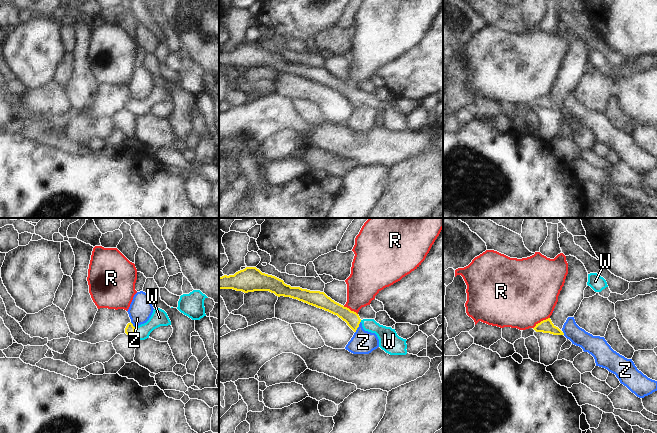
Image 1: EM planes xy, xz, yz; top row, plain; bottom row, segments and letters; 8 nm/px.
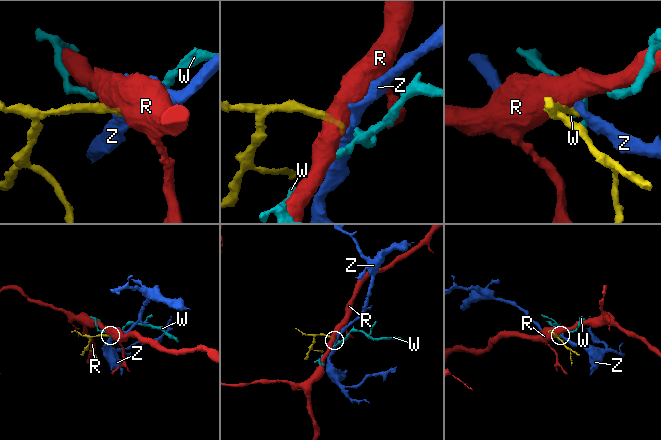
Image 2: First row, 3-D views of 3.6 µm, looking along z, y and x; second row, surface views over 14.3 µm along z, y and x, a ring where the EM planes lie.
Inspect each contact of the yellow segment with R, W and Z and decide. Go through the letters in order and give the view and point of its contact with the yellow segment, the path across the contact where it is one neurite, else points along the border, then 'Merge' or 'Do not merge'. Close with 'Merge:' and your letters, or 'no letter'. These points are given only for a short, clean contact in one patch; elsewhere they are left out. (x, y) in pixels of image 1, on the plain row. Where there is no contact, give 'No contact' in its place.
R: Touches yellow at yz (541, 97). Boundary: yz (549, 93), (541, 96), (533, 104). Do not merge
W: Touches yellow at xy (134, 107). Path across: xy (130, 105), (134, 107), (143, 107), (159, 93). Merge
Z: Touches yellow at xz (357, 103). Boundary: xz (360, 97), (355, 108). Do not merge
Merge: W

